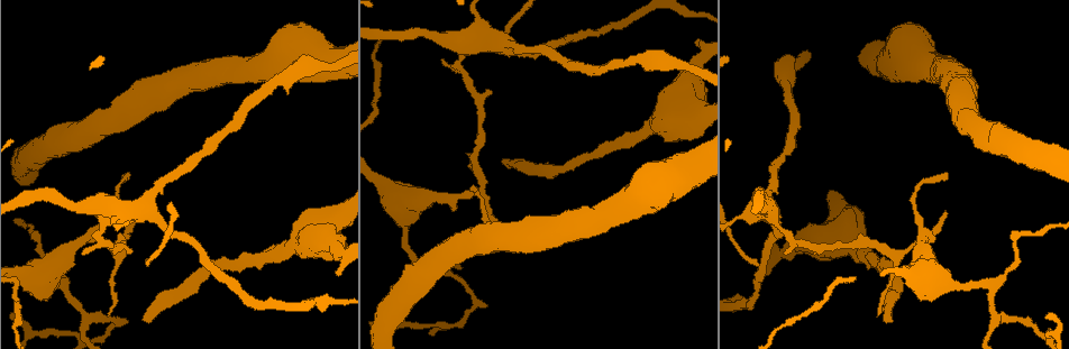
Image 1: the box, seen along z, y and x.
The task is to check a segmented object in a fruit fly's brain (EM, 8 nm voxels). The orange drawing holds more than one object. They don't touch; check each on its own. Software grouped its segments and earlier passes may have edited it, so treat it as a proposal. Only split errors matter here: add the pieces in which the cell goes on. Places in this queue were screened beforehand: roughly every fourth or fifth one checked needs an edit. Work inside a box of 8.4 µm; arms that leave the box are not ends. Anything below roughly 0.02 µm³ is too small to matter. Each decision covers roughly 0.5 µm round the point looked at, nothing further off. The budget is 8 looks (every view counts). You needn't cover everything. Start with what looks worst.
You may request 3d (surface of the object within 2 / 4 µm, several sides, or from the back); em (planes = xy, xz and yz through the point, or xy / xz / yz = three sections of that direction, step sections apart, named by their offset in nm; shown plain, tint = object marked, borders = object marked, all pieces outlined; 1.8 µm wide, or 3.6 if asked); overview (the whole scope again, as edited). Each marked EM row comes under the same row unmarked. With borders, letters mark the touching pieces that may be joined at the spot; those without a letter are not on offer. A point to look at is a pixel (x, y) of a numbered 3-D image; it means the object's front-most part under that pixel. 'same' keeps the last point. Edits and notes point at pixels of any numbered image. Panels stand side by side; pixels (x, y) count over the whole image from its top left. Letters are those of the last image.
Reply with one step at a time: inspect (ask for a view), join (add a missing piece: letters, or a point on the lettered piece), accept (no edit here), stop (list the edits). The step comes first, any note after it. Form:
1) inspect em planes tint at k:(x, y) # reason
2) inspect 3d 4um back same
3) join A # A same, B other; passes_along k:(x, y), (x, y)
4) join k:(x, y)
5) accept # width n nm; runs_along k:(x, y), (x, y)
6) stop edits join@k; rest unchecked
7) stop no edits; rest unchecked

inspect em 3.6um planes borders at 1:(885, 317) # long arm stops here

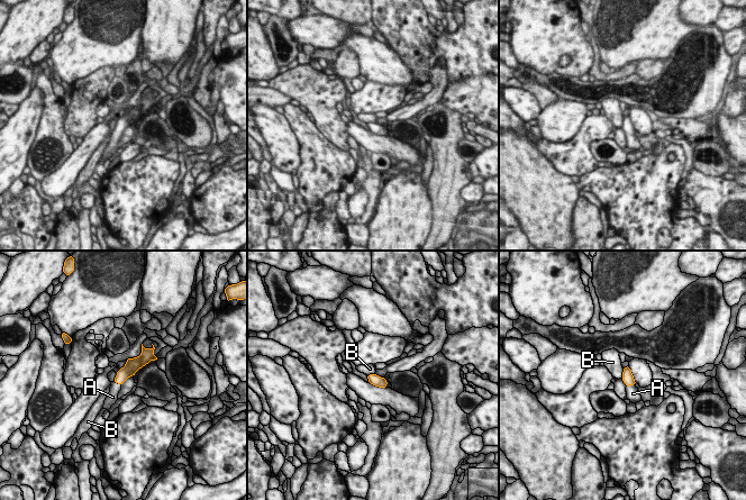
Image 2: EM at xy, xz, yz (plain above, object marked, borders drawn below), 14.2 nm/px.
join A # width 160 nm; A same, B other; passes_along 2:(627, 376), (629, 384), (633, 393); it goes on there

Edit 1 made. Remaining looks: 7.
inspect overview # see it whole again

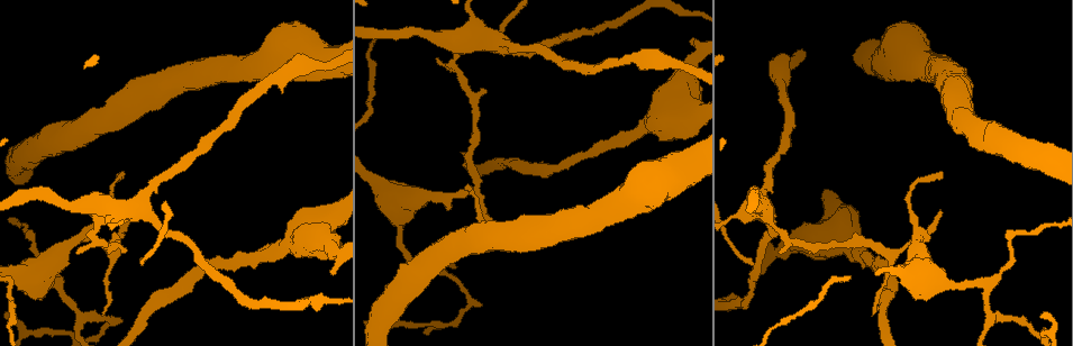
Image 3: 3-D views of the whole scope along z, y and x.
inspect em xz step 16 borders at 3:(333, 271) # an open end

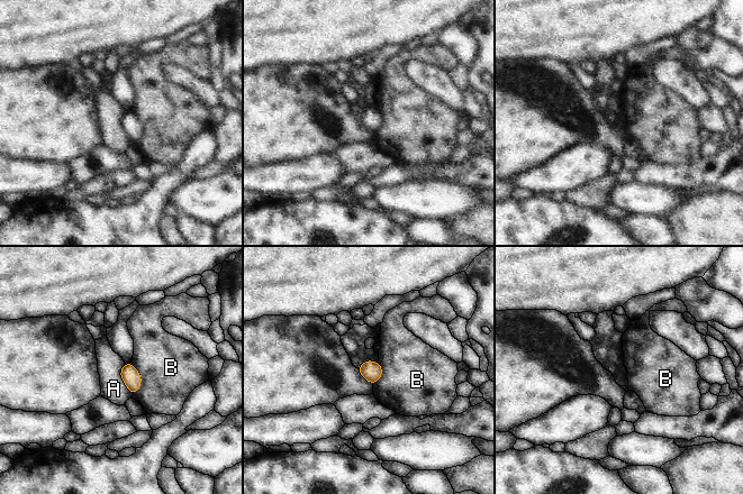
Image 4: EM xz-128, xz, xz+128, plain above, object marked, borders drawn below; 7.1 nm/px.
inspect em planes borders same # another direction

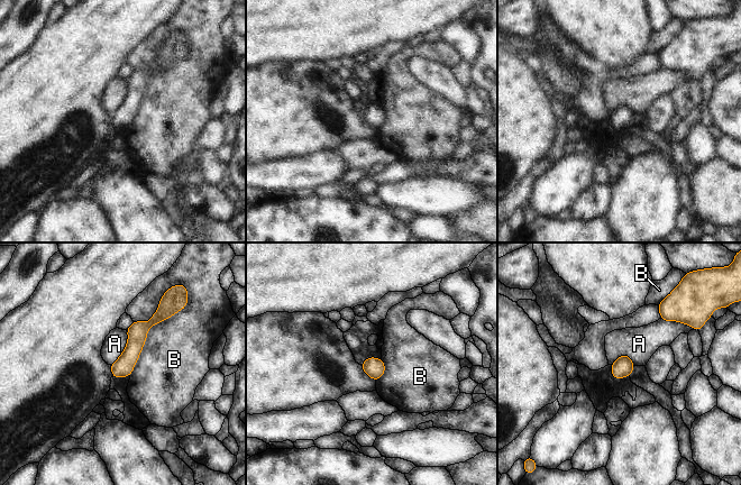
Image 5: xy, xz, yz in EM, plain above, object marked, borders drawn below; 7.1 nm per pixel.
accept # A other, B other; border 5:(126, 330), (126, 347), (110, 365); no lettered piece goes on from it

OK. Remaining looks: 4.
inspect 3d 2um back at 3:(443, 272)

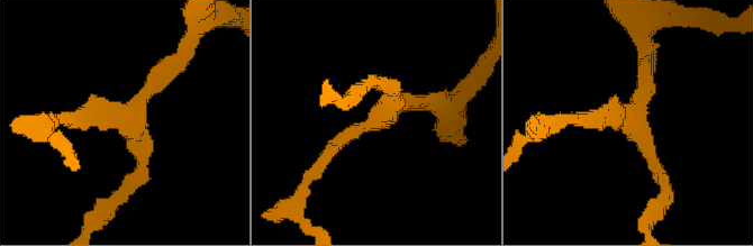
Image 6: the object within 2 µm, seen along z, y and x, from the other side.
inspect em planes borders at 6:(132, 111)

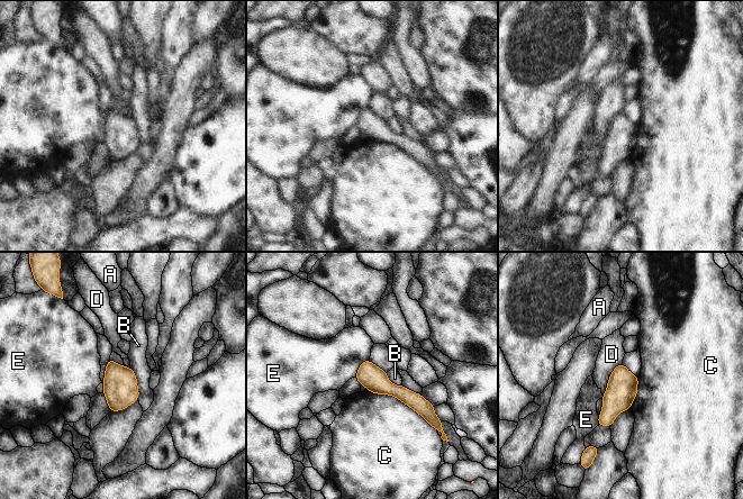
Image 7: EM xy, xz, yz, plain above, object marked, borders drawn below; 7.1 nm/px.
accept # width 170 nm; A other, B other, C other, D other, E other; runs_along 7:(362, 366), (429, 413); none of them fits

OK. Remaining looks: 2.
inspect 3d 2um at 3:(492, 219) # thin end

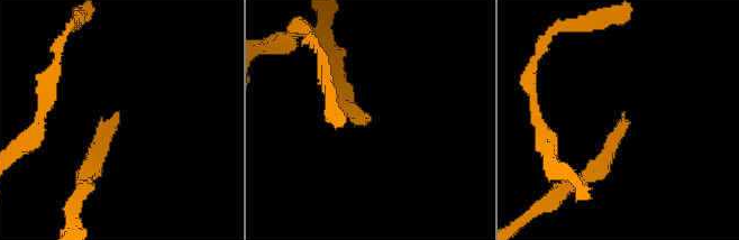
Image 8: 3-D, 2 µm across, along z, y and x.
inspect em planes borders at 8:(623, 113) # shape alone is not enough

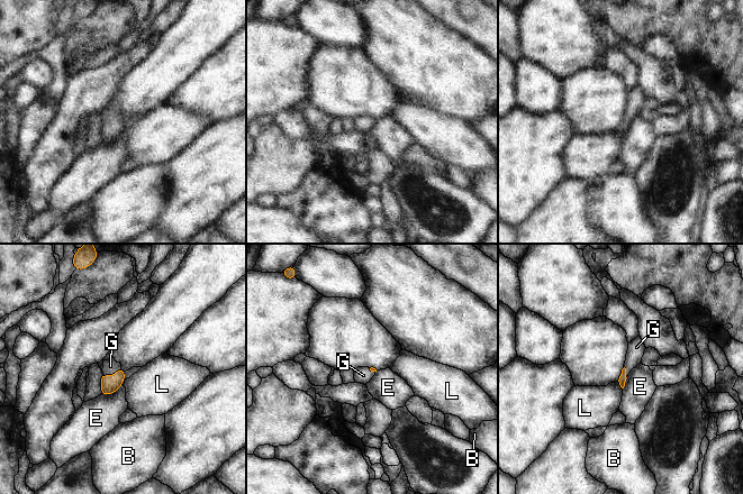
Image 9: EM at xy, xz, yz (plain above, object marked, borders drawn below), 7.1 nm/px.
join G # longest_contact E 240 nm; B other, E other, G same, L other; it goes on there

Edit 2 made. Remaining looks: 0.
stop edits join@2, join@9; rest unchecked

